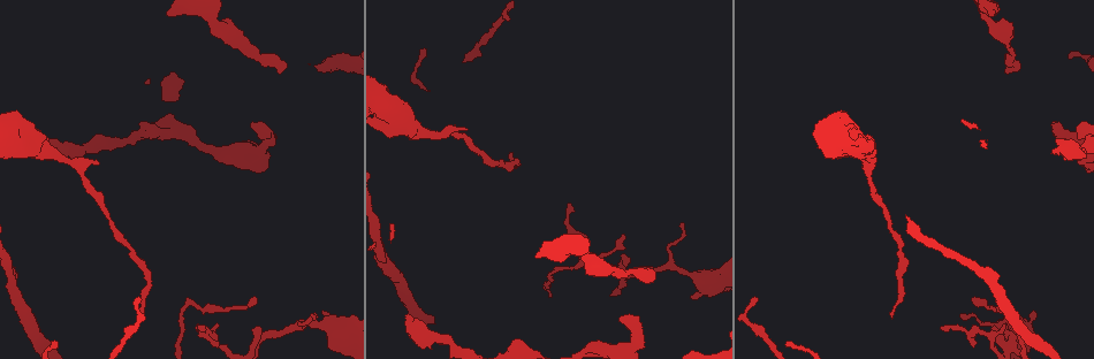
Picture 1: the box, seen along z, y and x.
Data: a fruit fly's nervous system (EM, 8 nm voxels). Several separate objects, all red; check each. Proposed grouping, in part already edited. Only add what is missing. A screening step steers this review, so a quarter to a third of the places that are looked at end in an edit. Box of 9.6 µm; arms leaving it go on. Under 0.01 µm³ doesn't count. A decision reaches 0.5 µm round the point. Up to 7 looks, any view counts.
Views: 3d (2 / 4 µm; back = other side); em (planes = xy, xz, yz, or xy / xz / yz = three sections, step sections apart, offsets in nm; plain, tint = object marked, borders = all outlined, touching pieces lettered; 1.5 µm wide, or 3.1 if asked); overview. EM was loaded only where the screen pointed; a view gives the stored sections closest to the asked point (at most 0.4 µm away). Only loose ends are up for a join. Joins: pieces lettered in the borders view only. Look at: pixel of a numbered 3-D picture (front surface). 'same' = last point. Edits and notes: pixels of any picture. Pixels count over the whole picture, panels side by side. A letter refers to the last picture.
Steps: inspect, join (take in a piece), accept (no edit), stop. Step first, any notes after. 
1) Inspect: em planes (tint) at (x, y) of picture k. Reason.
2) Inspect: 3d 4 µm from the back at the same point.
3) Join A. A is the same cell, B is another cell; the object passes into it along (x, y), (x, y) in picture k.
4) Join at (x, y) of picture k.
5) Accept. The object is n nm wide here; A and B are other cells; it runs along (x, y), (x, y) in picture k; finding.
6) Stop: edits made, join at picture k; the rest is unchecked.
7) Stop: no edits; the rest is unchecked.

Inspect: 3d 4 µm at (537, 256) of picture 1.

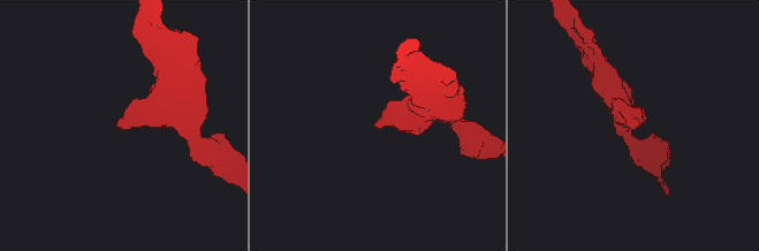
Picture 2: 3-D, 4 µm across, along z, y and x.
Inspect: em yz step 8 (borders) at (117, 127) of picture 2.

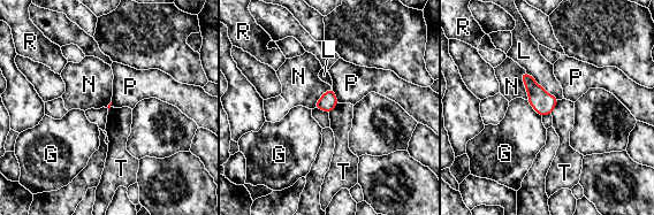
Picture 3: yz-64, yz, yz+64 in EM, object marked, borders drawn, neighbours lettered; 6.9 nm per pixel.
Accept. G, L, N, P, R and T are other cells; a border runs along (559, 100), (550, 113) in picture 3; no lettered piece goes on from it.

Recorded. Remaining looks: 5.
Inspect: 3d 2 µm at (253, 125) of picture 1. Free end.

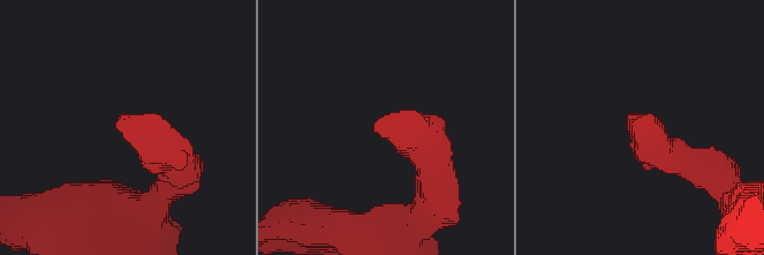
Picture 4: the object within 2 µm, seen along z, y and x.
Inspect: em planes (borders) at (376, 121) of picture 4.

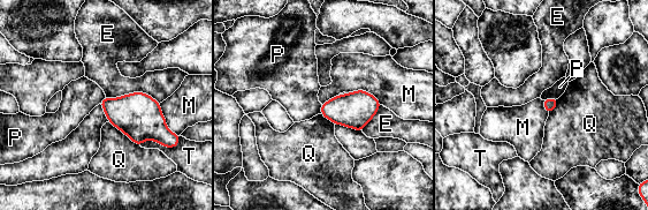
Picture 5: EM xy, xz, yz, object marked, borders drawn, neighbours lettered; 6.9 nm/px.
Accept. E, M, P, Q and T are other cells; no lettered piece goes on from it.

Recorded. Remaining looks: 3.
Inspect: em xz step 8 (borders) at (960, 316) of picture 1. Thin end.

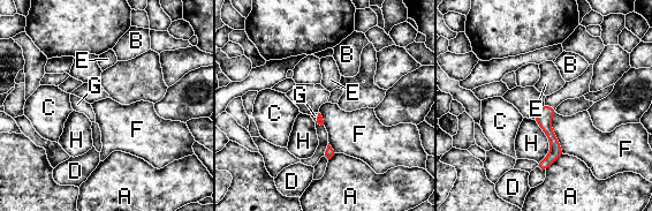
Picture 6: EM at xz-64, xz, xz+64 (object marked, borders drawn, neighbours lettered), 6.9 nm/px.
Accept. A, B, C, D, E, F, G and H are other cells; a border runs along (555, 112), (552, 130), (563, 153) in picture 6; none of them fits.

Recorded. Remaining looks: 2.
Stop: no edits; the rest is unchecked.

